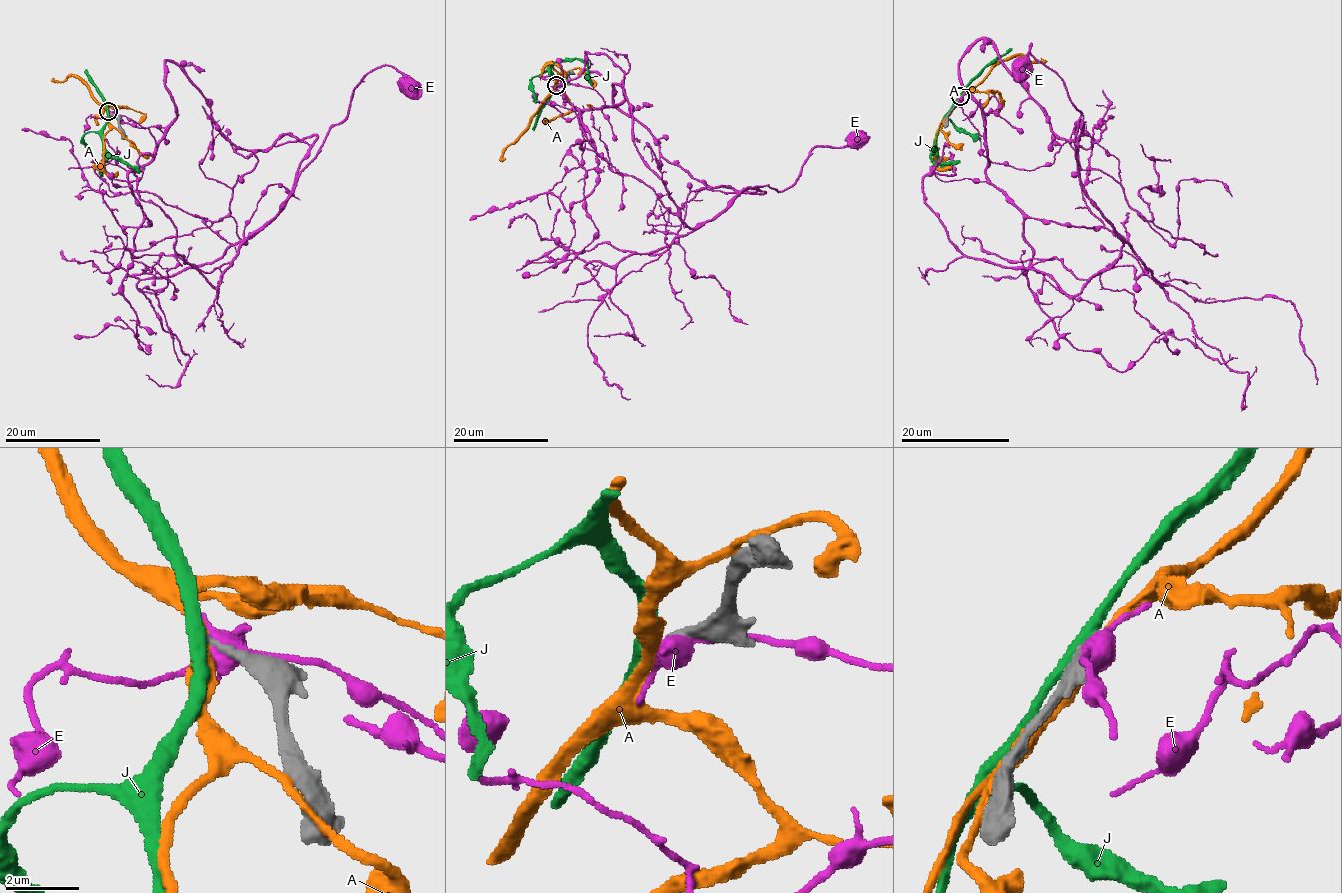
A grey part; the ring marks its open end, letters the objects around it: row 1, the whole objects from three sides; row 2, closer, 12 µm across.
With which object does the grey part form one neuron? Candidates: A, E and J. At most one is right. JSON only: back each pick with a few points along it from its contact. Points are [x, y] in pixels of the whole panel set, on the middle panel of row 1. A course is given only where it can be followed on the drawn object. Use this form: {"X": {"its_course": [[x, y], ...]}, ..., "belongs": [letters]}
{"belongs": []}

